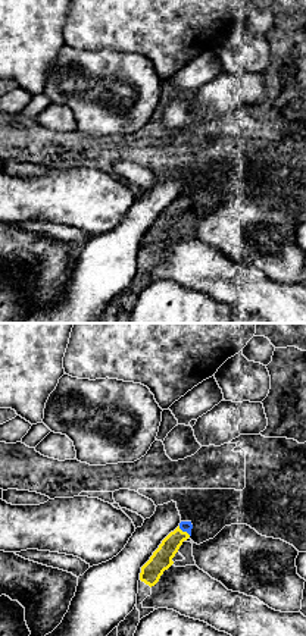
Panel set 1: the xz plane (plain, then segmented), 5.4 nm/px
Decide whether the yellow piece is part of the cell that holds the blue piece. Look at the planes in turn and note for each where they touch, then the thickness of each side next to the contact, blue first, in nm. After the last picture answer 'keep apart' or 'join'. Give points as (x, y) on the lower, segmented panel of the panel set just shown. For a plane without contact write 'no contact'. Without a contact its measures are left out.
contact (184, 530); calibres 60 and 120 nm

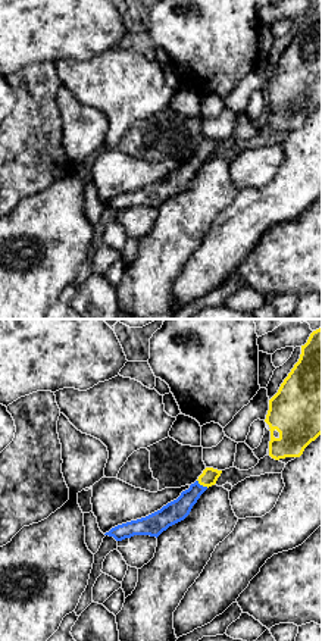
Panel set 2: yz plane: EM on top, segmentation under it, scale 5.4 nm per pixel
contact (202, 485); calibres 120 and 90 nm

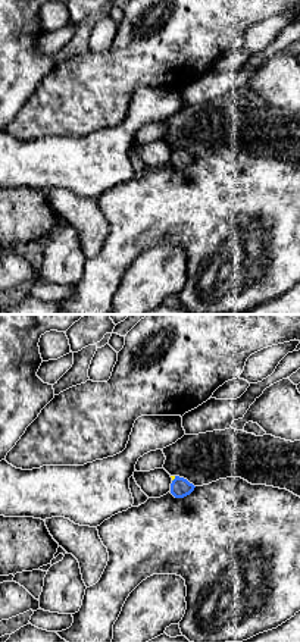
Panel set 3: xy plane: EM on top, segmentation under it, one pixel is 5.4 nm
contact (174, 479); calibres 110 and 20 nm

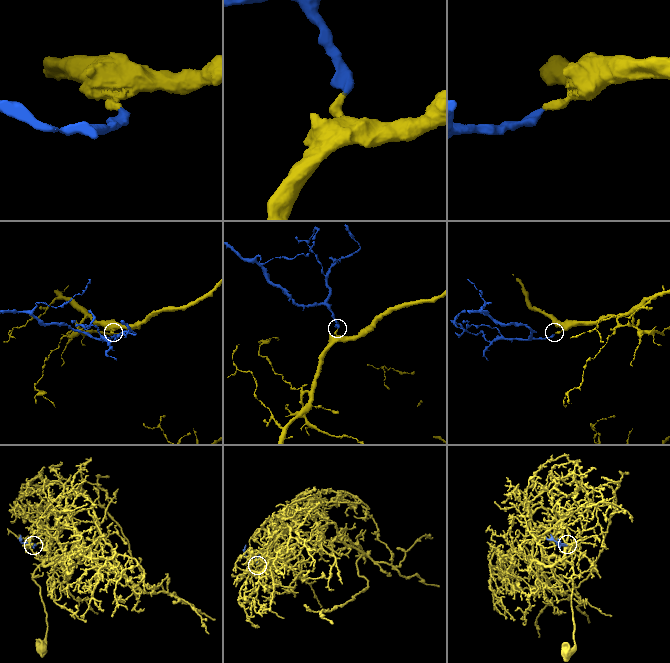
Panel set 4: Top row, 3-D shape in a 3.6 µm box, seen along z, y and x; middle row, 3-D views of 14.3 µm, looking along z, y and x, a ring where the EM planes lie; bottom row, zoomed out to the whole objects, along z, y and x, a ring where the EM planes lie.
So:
join

